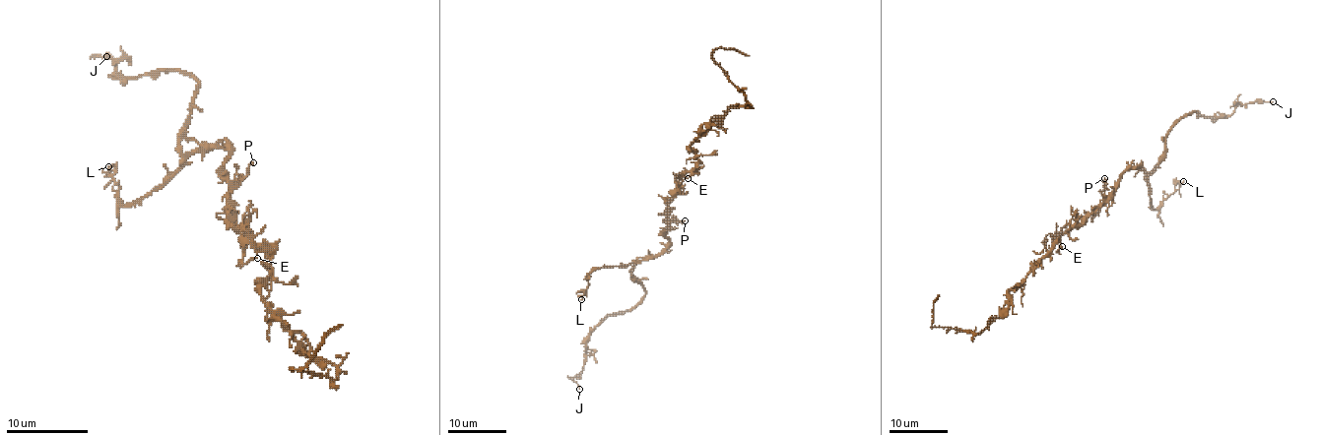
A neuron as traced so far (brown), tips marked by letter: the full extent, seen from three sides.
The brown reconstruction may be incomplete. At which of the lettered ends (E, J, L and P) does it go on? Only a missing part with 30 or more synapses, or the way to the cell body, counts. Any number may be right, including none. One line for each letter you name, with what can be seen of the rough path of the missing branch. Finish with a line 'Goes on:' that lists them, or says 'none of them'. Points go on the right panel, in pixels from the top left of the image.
Goes on: none of them

